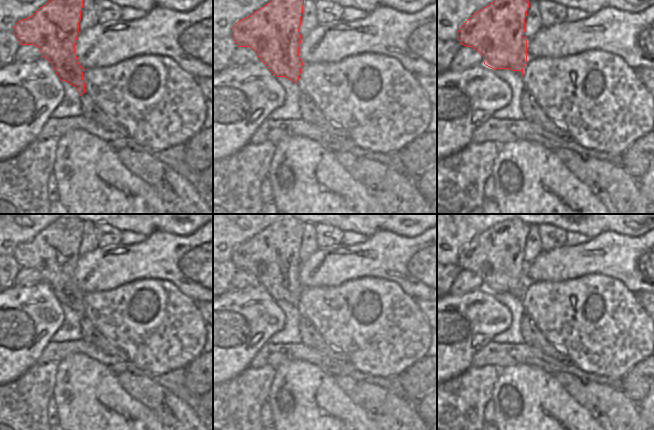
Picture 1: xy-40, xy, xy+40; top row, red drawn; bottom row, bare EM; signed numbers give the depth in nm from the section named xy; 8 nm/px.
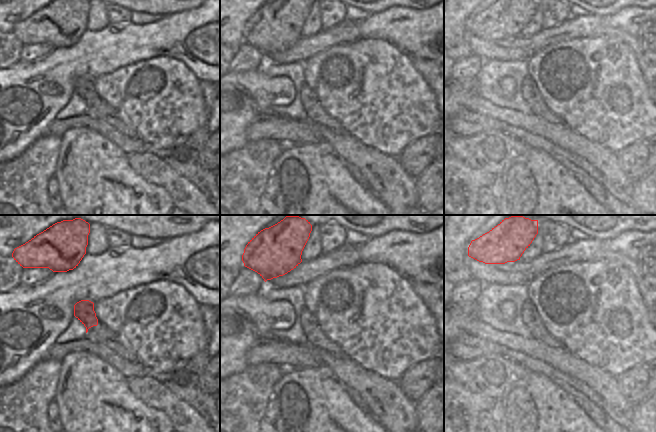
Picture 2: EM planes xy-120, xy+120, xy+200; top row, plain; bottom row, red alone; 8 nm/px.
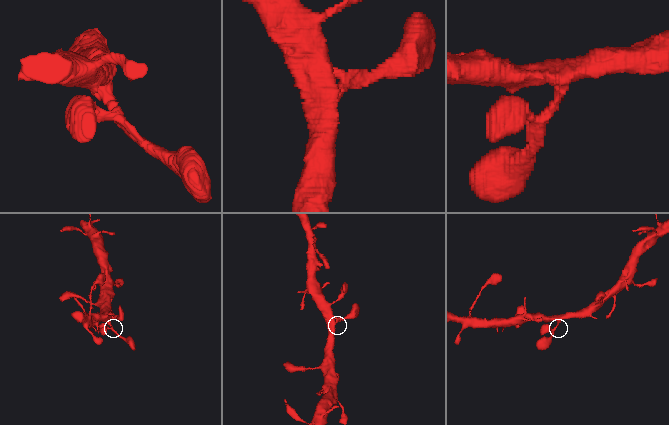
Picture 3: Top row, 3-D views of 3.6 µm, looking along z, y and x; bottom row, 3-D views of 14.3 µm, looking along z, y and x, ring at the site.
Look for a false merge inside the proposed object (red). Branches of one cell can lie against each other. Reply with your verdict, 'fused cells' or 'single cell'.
single cell

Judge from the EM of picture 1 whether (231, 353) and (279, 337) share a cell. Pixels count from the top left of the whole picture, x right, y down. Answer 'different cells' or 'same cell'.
different cells

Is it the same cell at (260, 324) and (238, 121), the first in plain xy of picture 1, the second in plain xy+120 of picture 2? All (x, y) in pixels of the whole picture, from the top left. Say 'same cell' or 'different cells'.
same cell

